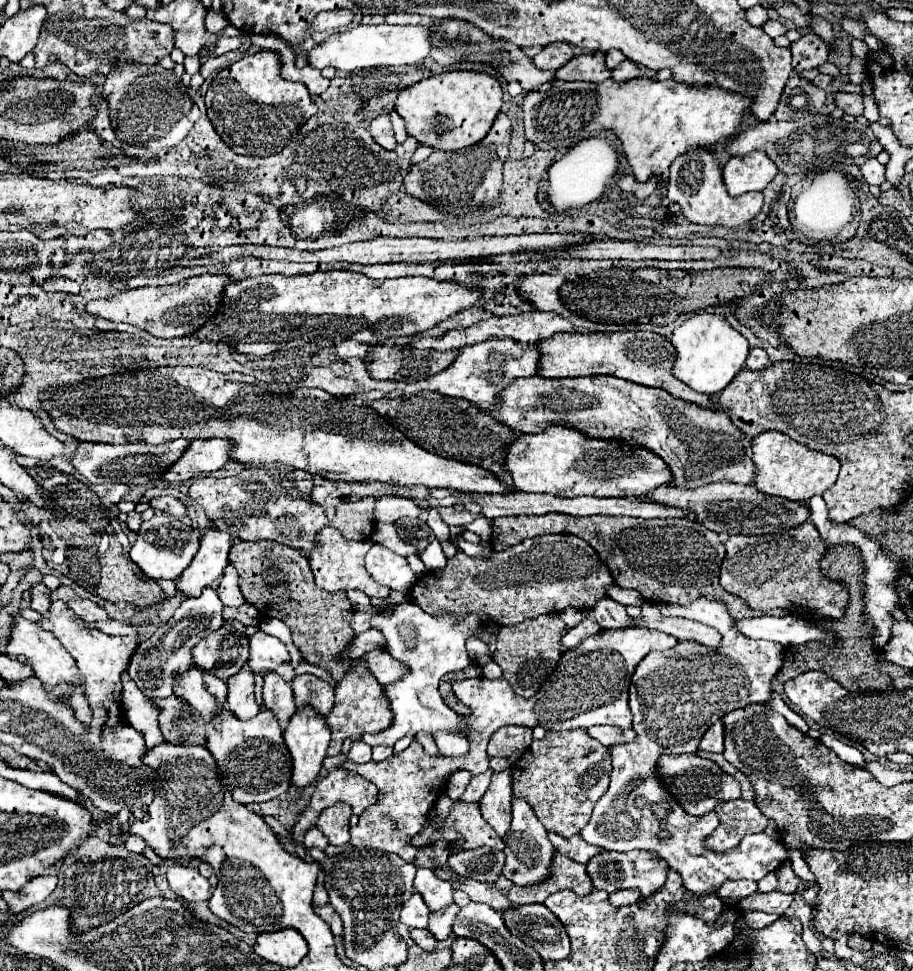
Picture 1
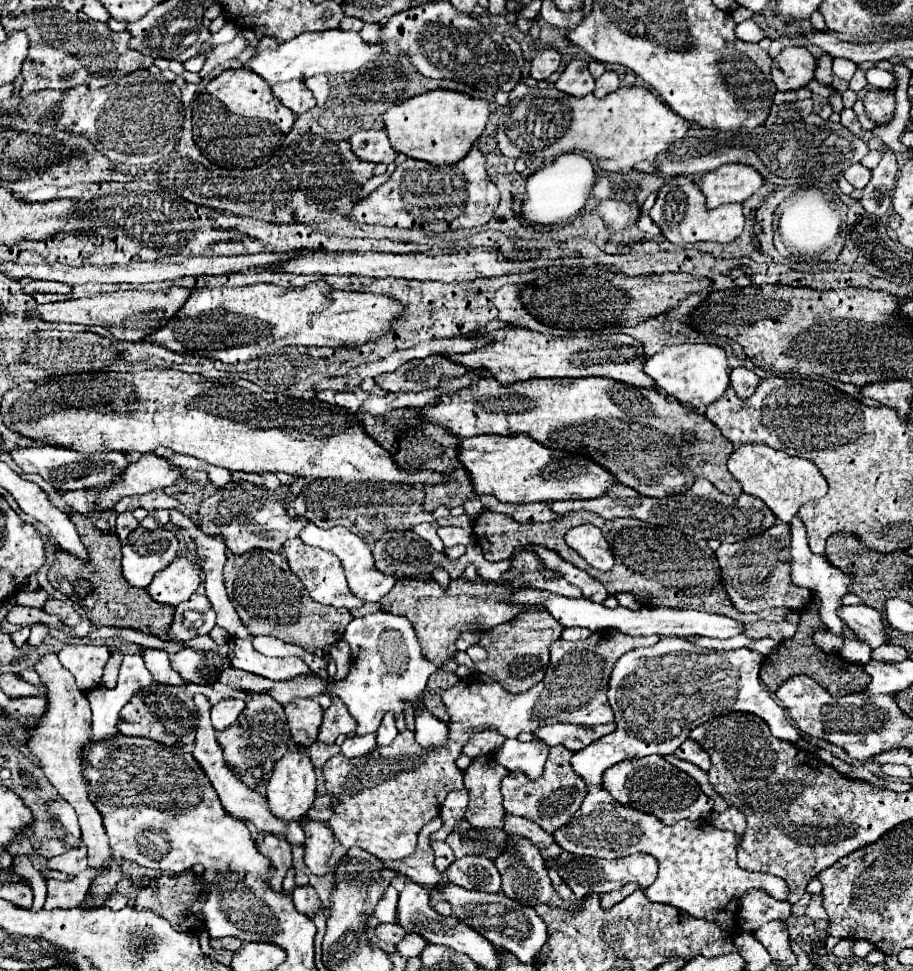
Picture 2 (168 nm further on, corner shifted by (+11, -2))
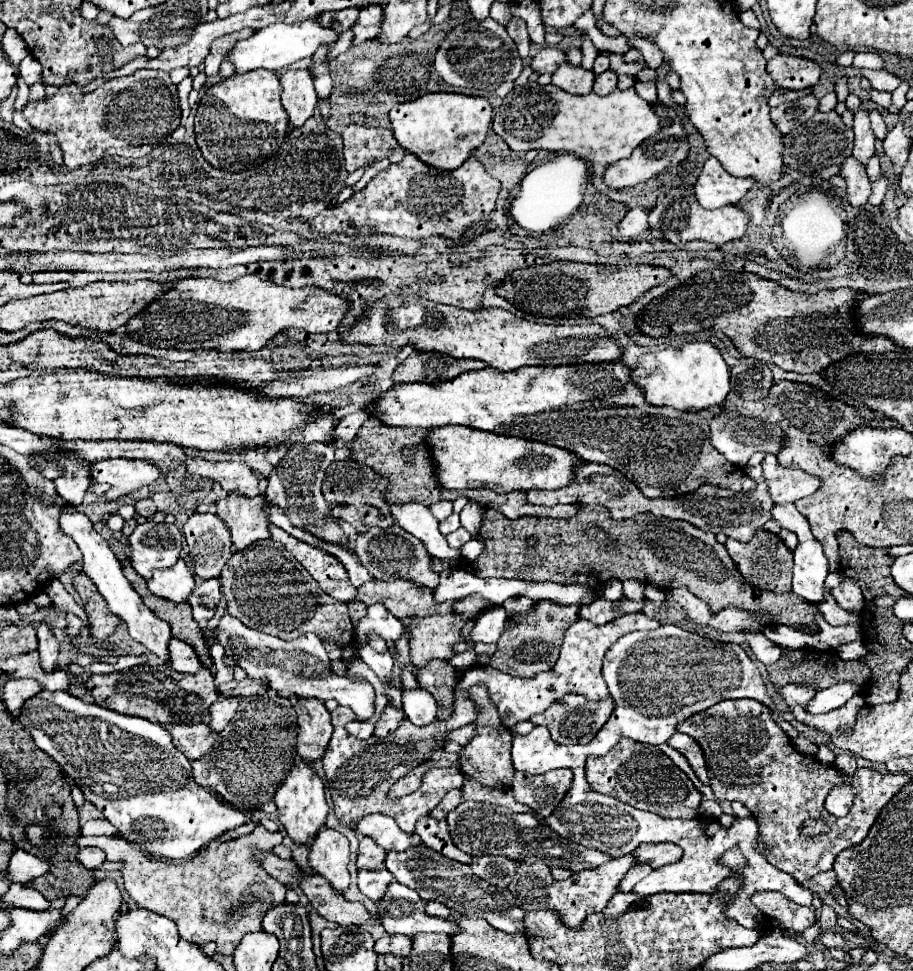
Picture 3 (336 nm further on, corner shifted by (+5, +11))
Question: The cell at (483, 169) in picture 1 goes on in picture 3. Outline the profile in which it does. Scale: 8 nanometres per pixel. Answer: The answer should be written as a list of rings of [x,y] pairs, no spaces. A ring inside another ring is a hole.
[[[406,152],[402,162],[376,174],[366,188],[354,192],[346,202],[322,210],[312,220],[316,232],[346,232],[346,234],[396,234],[404,238],[426,238],[442,234],[460,238],[470,226],[484,220],[496,206],[502,184],[492,178],[476,156],[470,156],[456,170],[440,170],[424,164],[416,154]]]

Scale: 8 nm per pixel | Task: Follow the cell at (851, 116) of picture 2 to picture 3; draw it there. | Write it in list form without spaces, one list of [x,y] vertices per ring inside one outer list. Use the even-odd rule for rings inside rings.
[[[860,108],[854,112],[854,156],[858,160],[862,160],[862,164],[868,162],[868,158],[874,154],[874,132],[870,128],[870,118],[868,118],[868,110]]]

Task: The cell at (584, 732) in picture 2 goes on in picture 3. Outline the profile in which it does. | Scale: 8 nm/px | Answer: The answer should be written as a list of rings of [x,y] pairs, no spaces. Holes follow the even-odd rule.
[[[570,694],[570,696],[564,696],[560,702],[554,702],[546,712],[532,716],[530,722],[536,726],[550,728],[552,740],[558,744],[588,744],[596,736],[596,732],[608,722],[608,718],[612,716],[612,710],[614,710],[612,698],[592,702],[584,696]]]

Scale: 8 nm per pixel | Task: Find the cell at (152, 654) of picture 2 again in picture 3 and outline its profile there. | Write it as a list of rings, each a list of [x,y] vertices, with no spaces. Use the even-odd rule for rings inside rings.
[[[64,510],[64,512],[60,514],[60,528],[62,528],[68,536],[72,536],[74,542],[78,544],[78,548],[80,548],[80,552],[82,552],[82,570],[94,580],[94,584],[98,586],[98,592],[106,598],[110,612],[116,614],[116,616],[120,616],[120,620],[126,622],[128,632],[130,632],[130,636],[132,636],[136,642],[144,644],[144,646],[148,648],[148,652],[152,652],[152,654],[158,656],[164,664],[170,666],[170,658],[168,658],[168,642],[170,642],[170,638],[172,638],[170,626],[168,626],[164,620],[152,616],[152,610],[148,610],[148,608],[144,606],[142,598],[132,590],[130,582],[128,582],[128,580],[124,578],[124,574],[122,574],[122,566],[120,566],[120,562],[118,562],[118,558],[116,558],[114,552],[110,550],[108,542],[94,530],[90,518],[88,518],[86,514],[80,514],[80,512],[66,512],[66,510]]]

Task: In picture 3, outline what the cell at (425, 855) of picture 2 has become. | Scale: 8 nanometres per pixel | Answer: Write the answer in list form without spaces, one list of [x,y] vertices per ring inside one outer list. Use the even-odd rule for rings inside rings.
[[[384,814],[366,816],[366,820],[358,822],[356,832],[374,838],[374,842],[378,846],[382,846],[386,852],[392,852],[392,850],[404,852],[408,846],[420,846],[422,844],[418,834],[408,836],[406,832],[400,830],[400,826],[392,818],[388,818]]]

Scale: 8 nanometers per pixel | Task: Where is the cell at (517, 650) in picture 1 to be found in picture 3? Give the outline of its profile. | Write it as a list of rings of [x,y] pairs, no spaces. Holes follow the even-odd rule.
[[[538,602],[530,612],[526,614],[514,614],[506,620],[504,634],[498,638],[498,648],[492,656],[480,654],[478,664],[482,666],[492,666],[500,672],[506,672],[510,676],[520,676],[520,678],[532,678],[544,670],[552,670],[558,652],[562,646],[564,632],[568,630],[570,624],[578,620],[578,606],[558,606],[558,604],[548,604],[548,602]]]

